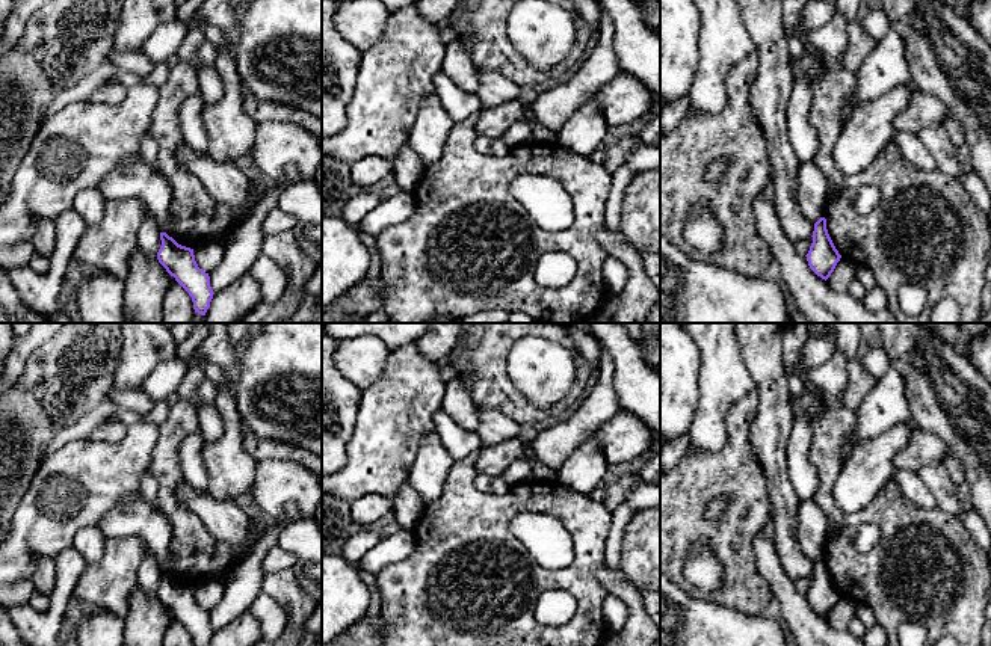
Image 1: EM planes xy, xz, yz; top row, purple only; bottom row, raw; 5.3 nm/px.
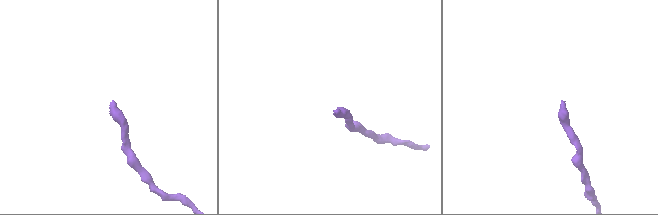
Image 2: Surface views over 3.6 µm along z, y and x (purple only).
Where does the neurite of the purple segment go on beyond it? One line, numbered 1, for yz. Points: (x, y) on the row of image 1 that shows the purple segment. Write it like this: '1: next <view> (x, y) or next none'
1: next none

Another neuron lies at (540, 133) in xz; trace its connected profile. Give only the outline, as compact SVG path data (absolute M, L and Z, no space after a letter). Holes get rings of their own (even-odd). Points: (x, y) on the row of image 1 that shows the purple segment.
M535 122L532 127L532 142L544 145L556 143L556 133L545 125Z

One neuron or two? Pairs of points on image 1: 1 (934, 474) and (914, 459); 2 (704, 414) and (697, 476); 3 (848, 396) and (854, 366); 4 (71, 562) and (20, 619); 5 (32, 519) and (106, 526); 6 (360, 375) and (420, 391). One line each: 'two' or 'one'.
1: two
2: two
3: one
4: one
5: two
6: two

